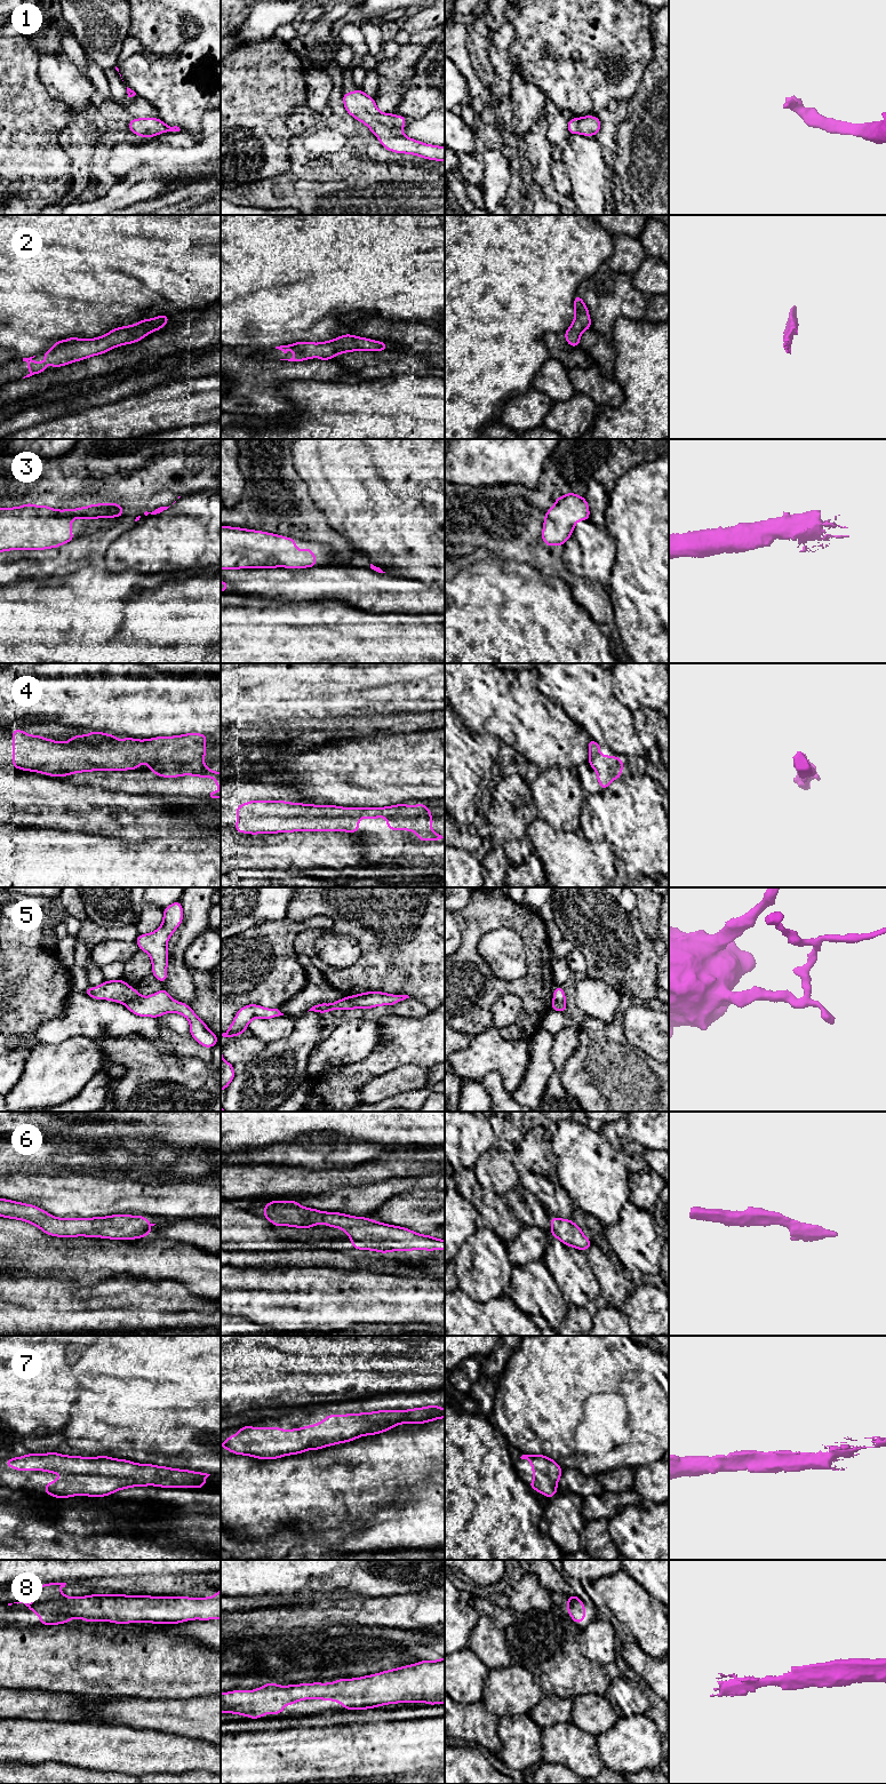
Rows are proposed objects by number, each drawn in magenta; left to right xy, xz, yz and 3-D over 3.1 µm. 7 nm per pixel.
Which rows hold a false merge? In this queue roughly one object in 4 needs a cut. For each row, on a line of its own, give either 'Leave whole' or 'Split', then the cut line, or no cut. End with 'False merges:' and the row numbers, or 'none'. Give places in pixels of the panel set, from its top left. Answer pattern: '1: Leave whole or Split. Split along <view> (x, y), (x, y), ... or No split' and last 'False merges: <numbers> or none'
1: Leave whole. No split
2: Leave whole. No split
3: Leave whole. No split
4: Leave whole. No split
5: Leave whole. No split
6: Leave whole. No split
7: Leave whole. No split
8: Leave whole. No split
False merges: none

